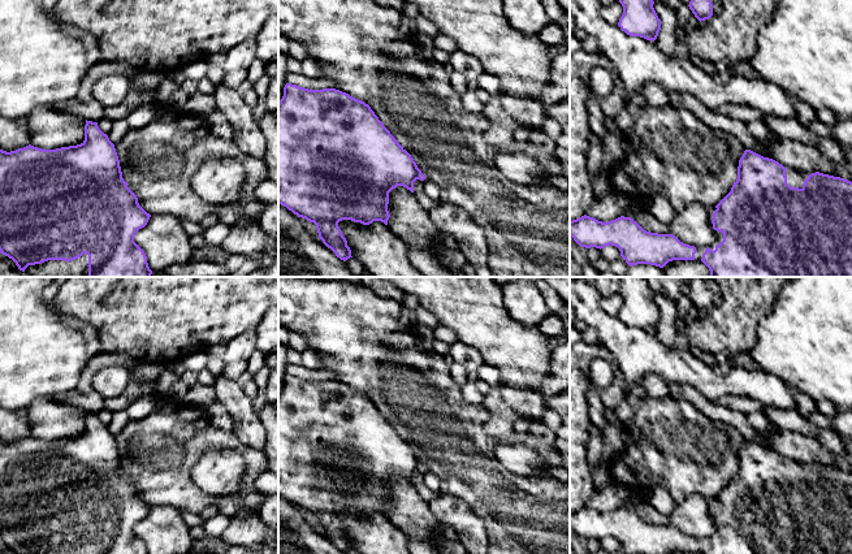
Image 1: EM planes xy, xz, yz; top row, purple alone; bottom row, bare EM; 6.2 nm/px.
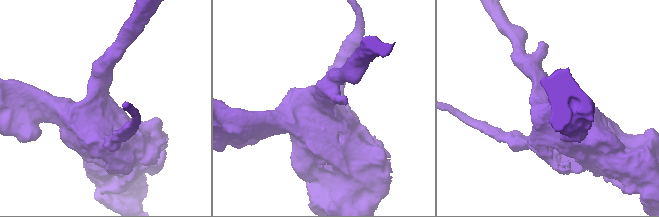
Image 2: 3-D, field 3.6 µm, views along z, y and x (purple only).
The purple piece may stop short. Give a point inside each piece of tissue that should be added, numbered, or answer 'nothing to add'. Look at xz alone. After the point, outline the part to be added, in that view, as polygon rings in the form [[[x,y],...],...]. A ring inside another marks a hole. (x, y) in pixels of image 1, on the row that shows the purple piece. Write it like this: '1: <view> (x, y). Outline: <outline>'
nothing to add

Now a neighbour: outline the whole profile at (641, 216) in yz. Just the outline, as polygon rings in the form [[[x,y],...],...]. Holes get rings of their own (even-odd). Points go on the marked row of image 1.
[[[630,204],[622,213],[624,217],[631,217],[636,221],[644,230],[658,234],[670,234],[669,225],[658,221],[646,208],[639,208],[635,204]]]

